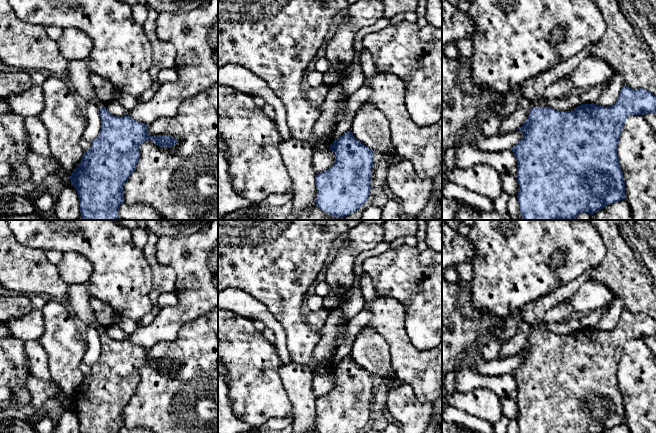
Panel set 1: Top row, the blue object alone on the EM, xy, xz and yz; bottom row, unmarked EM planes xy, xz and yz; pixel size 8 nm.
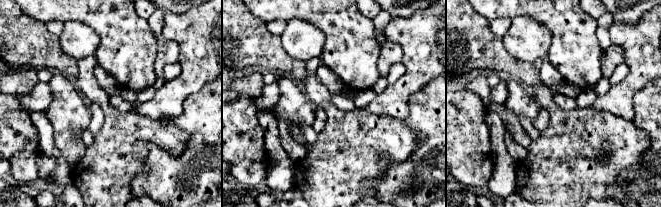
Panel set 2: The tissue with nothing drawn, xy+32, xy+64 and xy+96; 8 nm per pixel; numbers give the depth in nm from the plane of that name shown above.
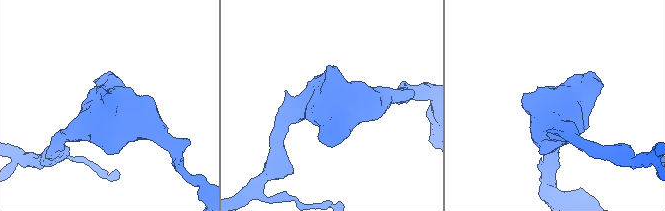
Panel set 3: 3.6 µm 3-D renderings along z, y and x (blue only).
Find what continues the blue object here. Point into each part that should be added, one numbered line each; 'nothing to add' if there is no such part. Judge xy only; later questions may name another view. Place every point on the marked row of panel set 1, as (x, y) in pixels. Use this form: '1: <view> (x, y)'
1: xy (78, 71)

